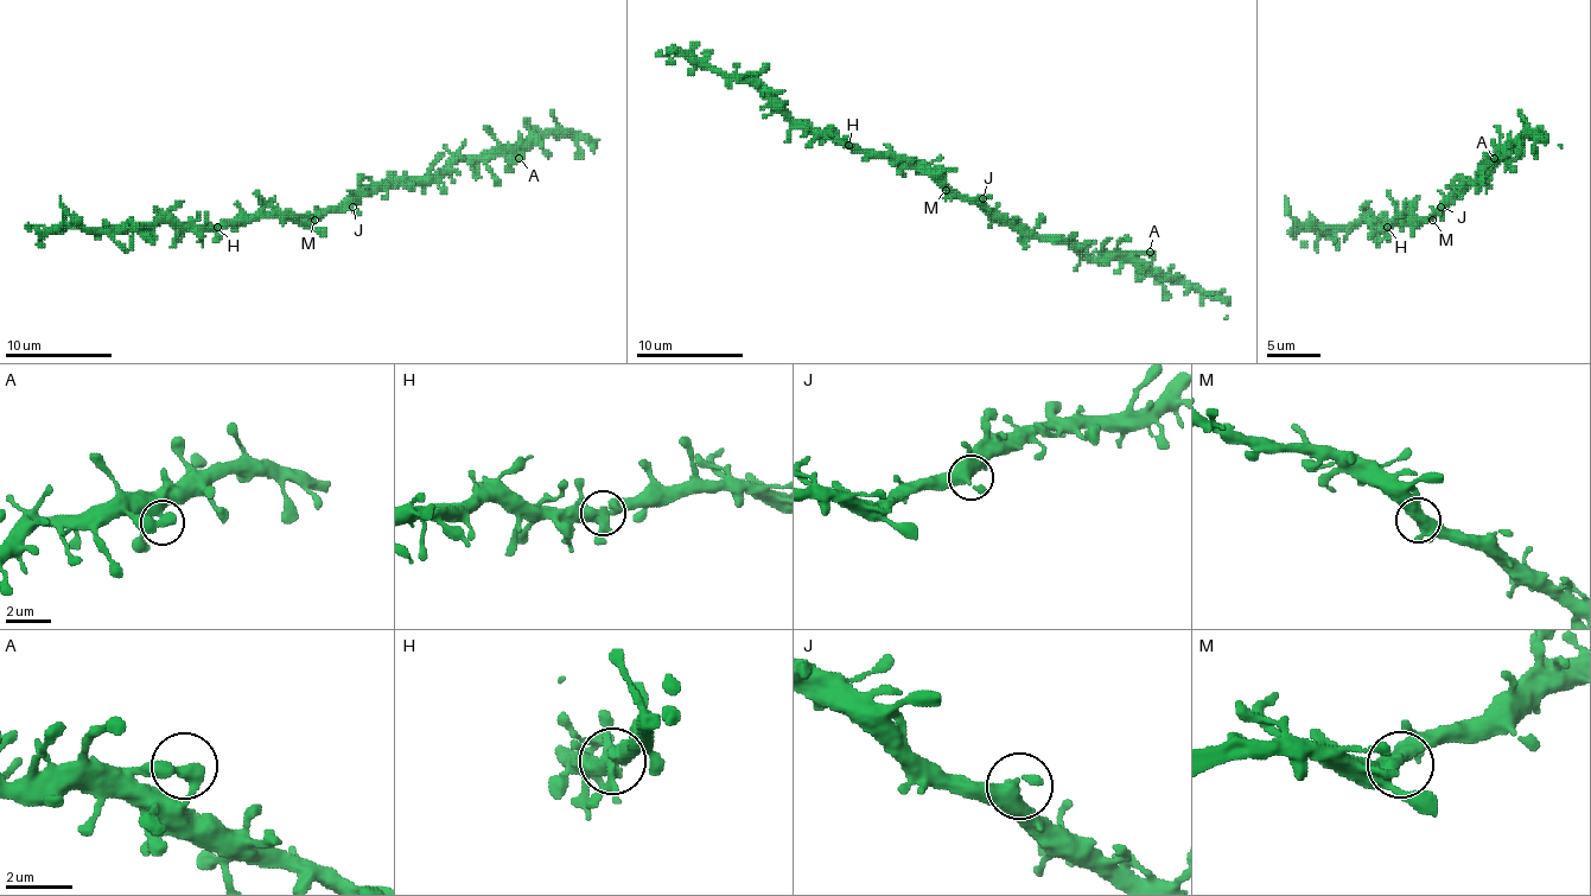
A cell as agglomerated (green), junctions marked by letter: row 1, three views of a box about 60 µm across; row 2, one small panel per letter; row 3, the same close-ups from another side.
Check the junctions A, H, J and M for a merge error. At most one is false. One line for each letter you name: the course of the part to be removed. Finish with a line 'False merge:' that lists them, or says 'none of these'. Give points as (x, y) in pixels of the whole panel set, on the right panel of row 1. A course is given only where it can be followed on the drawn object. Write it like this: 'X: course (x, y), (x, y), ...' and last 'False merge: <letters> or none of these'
False merge: none of these

